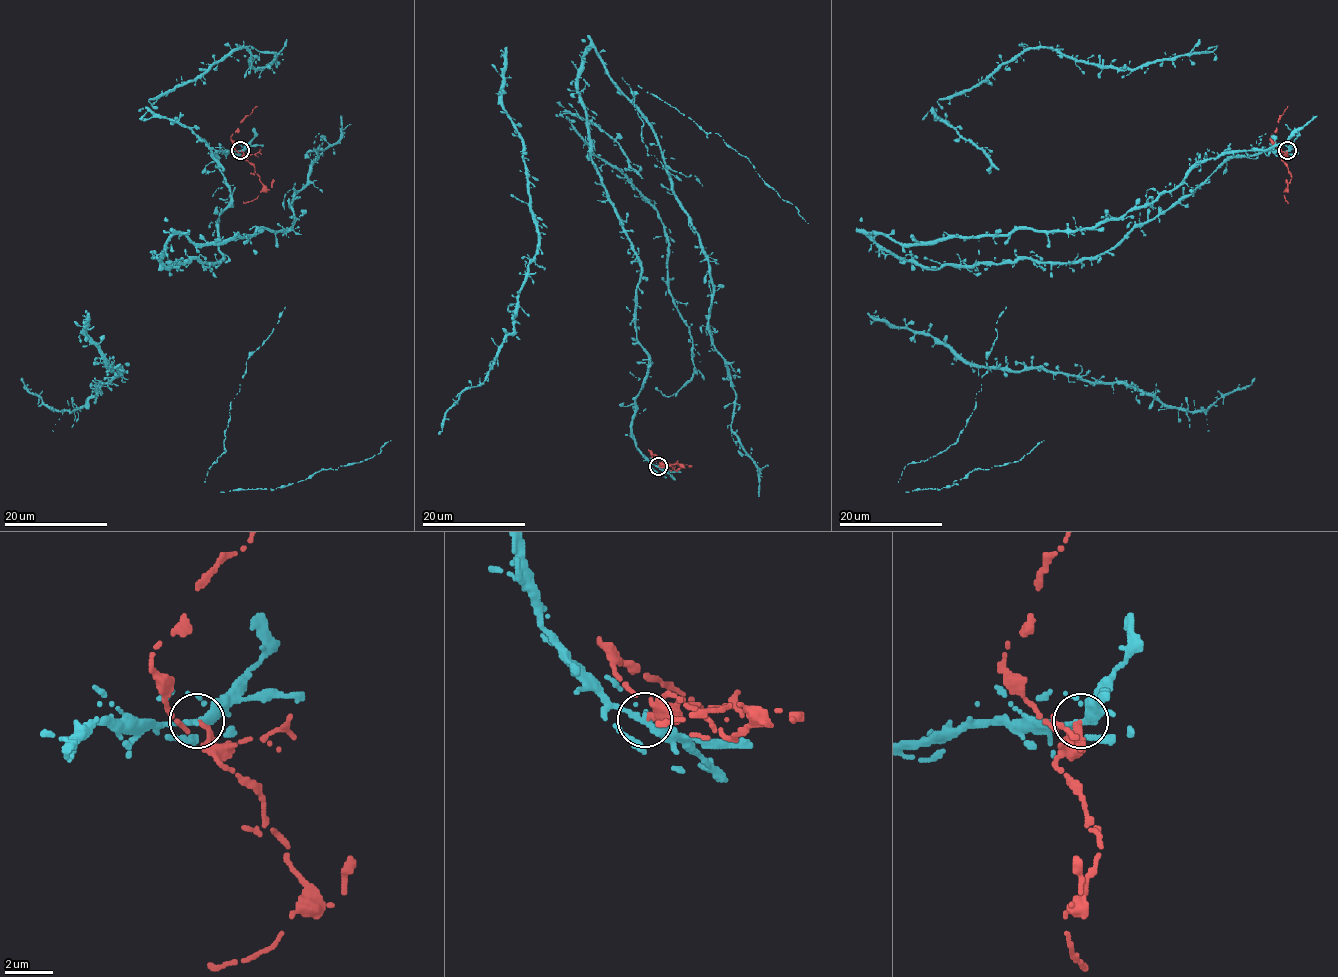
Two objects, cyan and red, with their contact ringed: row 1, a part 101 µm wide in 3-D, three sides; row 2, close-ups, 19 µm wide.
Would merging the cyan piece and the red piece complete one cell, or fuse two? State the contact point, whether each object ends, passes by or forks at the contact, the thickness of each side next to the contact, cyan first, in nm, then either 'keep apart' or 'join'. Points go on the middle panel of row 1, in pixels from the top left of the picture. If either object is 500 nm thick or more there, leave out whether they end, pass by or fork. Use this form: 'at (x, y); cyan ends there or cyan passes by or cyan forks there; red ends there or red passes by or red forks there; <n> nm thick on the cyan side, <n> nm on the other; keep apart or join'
at (658, 466); cyan forks there; red ends there; 240 nm thick on the cyan side, 240 nm on the other; keep apart

